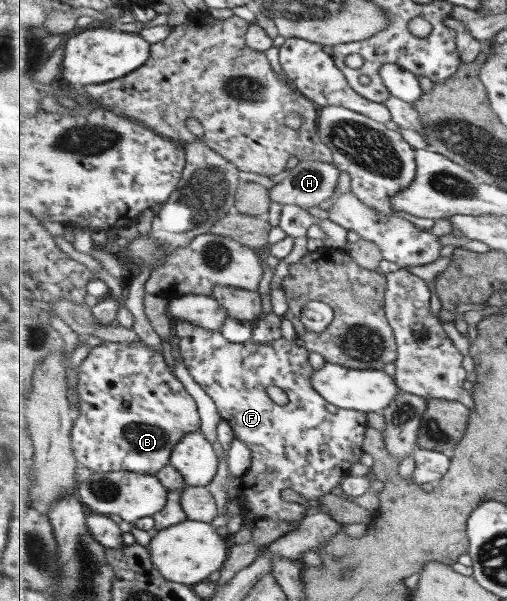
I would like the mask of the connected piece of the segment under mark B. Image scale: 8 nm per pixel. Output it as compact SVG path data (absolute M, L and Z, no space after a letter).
M133 341L133 343L127 344L103 342L98 346L92 347L91 353L87 355L87 359L81 363L81 367L79 368L77 389L79 389L79 415L75 416L72 430L73 451L75 452L79 465L87 467L92 473L132 471L157 475L161 469L172 463L172 453L177 447L177 444L181 443L181 440L185 439L189 433L195 433L202 428L202 419L196 399L189 393L188 389L185 389L184 382L176 376L176 373L169 370L167 361L165 361L162 353L157 352L142 341Z

